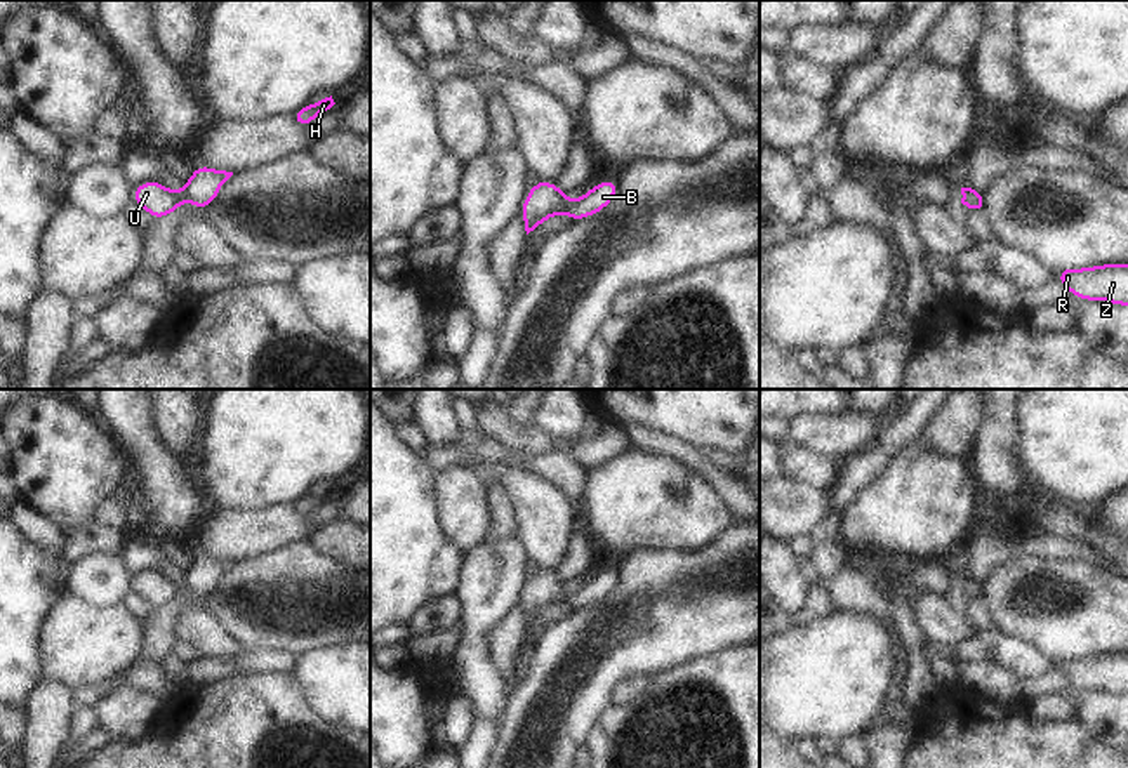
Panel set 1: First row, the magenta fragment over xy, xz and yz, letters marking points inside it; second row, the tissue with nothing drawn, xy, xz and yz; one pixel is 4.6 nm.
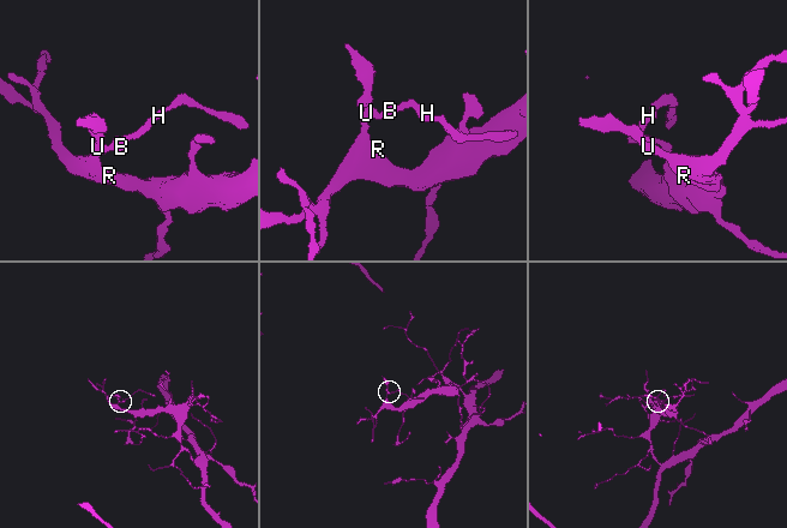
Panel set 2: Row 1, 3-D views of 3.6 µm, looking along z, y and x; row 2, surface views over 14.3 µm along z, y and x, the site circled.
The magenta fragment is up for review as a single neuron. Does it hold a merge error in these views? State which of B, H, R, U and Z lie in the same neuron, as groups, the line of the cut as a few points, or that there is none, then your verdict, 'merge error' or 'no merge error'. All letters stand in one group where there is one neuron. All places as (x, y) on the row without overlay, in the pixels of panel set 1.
groups B H R U Z; cut none; no merge error

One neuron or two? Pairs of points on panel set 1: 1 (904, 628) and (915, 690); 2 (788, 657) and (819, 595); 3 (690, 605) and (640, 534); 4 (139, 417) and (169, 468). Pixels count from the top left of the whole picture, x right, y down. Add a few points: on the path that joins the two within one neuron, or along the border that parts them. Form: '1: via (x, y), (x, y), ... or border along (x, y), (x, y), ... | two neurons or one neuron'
1: via (915, 643), (918, 650), (918, 675) | one neuron
2: border along (831, 605), (810, 622), (803, 626), (793, 624) | two neurons
3: border along (690, 551), (633, 549), (623, 555) | two neurons
4: via (139, 430), (143, 442), (157, 456) | one neuron

